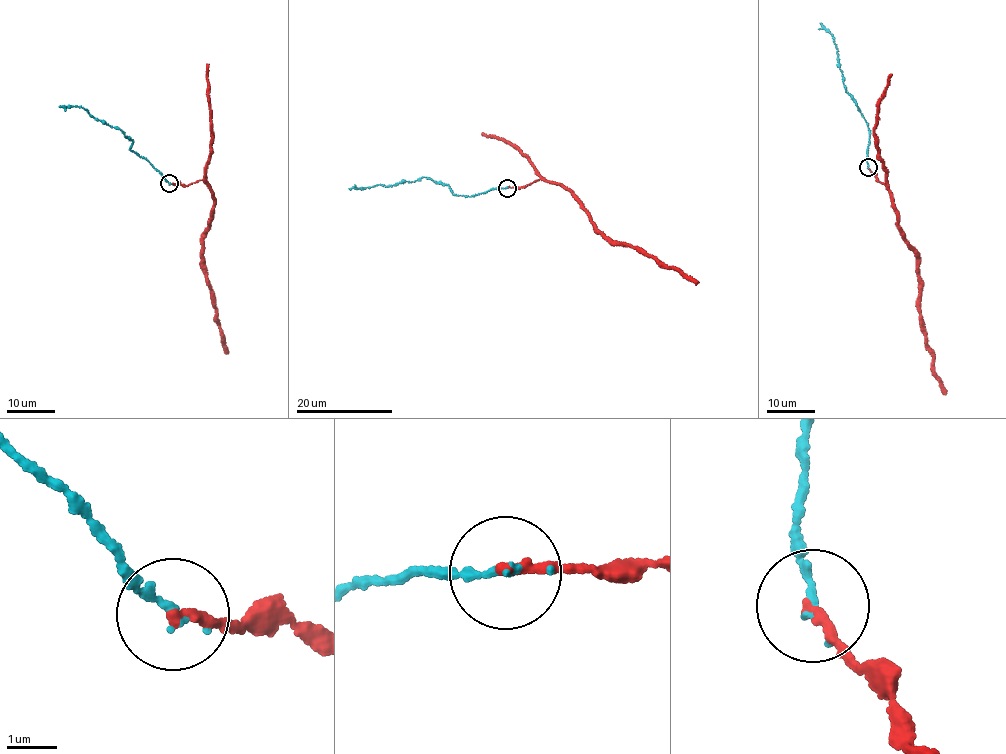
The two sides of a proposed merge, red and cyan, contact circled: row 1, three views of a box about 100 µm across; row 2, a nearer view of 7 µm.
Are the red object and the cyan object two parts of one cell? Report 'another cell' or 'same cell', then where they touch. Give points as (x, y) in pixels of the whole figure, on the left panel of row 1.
same cell; place (169, 183)

